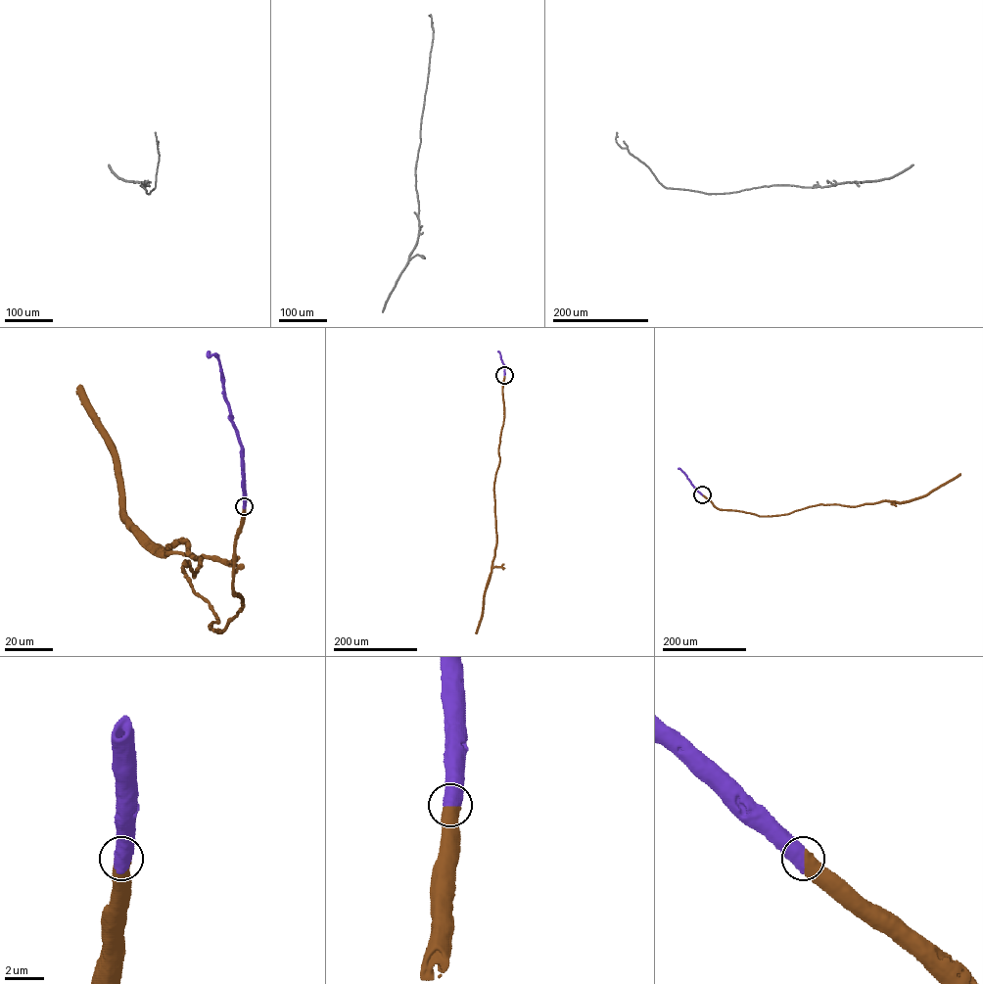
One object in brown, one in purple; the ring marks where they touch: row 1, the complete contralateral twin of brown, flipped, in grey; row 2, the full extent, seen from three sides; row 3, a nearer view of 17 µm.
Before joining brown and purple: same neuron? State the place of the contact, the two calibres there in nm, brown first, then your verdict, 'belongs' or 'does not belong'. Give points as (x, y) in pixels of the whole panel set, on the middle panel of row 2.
place (504, 375); calibres 650 and 700 nm; belongs

